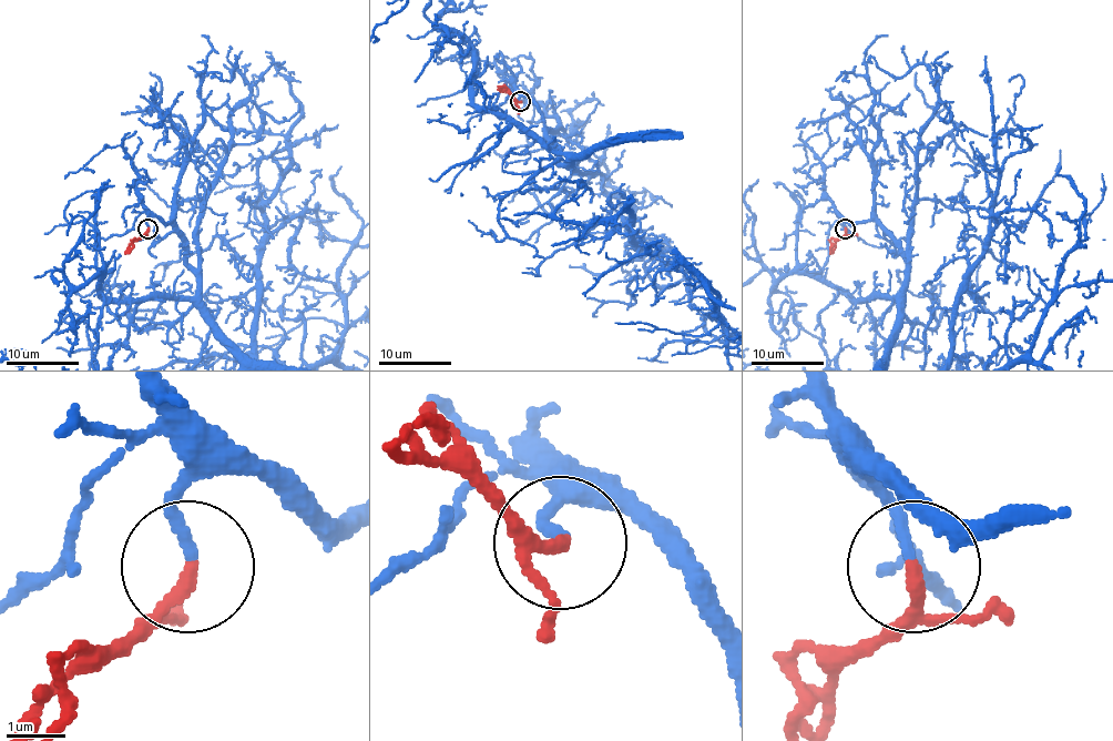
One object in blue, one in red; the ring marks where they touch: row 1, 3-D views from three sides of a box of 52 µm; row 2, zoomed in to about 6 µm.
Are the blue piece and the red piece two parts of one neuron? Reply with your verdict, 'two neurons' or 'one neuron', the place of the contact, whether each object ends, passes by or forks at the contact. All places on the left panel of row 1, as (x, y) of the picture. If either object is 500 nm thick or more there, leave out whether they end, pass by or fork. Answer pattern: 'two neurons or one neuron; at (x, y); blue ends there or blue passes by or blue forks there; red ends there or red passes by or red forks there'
one neuron; at (147, 229); blue ends there; red passes by

